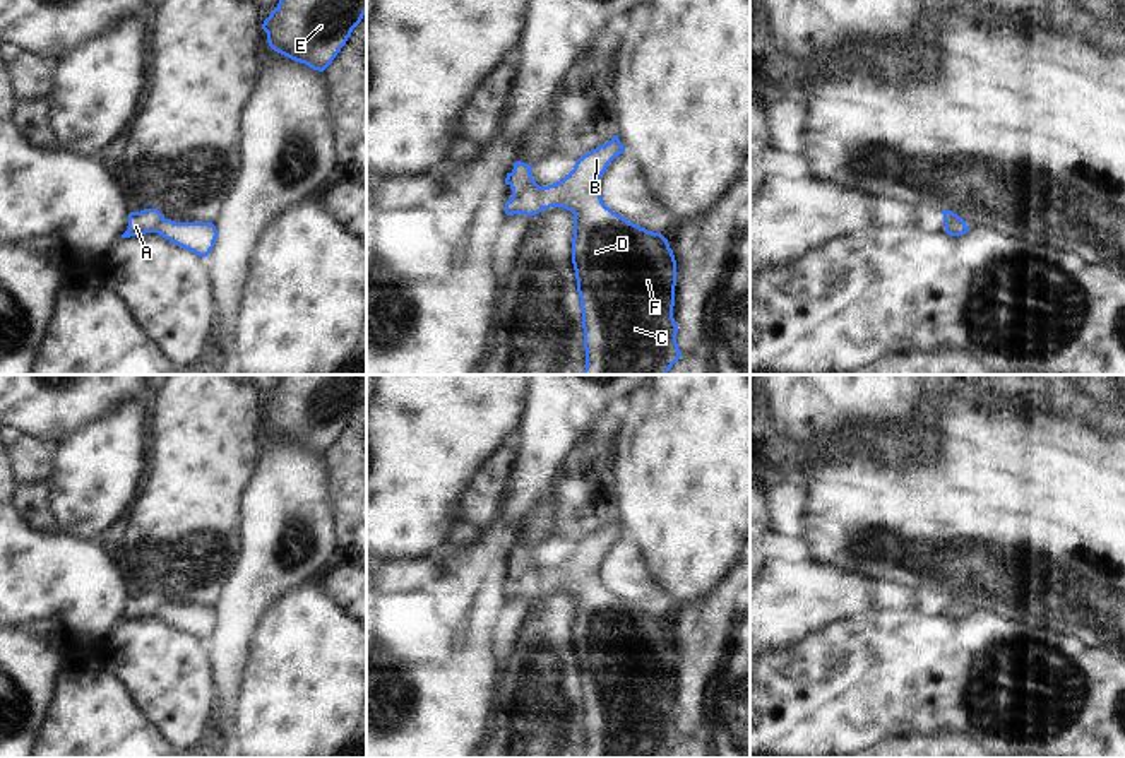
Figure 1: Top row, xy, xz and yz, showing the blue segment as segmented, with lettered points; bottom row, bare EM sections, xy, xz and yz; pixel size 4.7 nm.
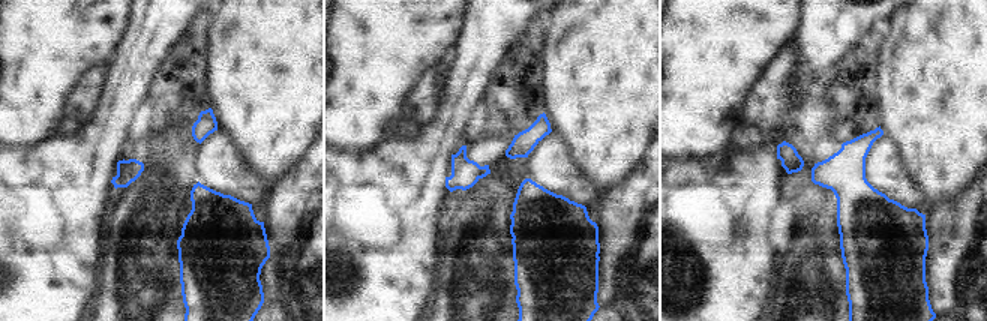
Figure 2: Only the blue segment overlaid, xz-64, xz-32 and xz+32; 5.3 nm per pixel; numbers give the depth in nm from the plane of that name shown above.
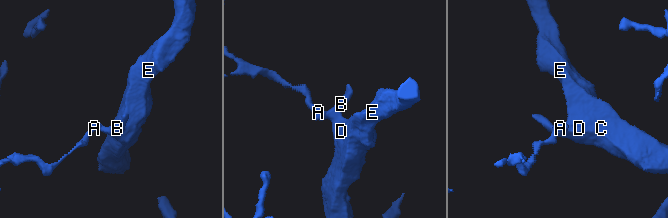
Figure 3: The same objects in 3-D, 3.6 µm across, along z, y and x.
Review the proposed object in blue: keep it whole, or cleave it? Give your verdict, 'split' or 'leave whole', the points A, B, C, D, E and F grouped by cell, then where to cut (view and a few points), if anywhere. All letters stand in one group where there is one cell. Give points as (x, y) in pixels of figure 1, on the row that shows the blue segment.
leave whole | A B C D E F | no cut

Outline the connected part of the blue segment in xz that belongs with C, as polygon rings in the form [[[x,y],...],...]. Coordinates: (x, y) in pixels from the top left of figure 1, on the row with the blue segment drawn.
[[[618,135],[577,159],[574,169],[560,181],[539,187],[531,175],[533,166],[515,161],[507,173],[505,185],[512,188],[512,198],[505,202],[505,214],[536,216],[543,209],[562,207],[574,214],[572,264],[580,298],[586,370],[584,375],[668,375],[680,359],[676,344],[678,325],[673,318],[676,260],[668,240],[661,233],[647,231],[628,222],[604,205],[599,183],[608,164],[625,152]]]

